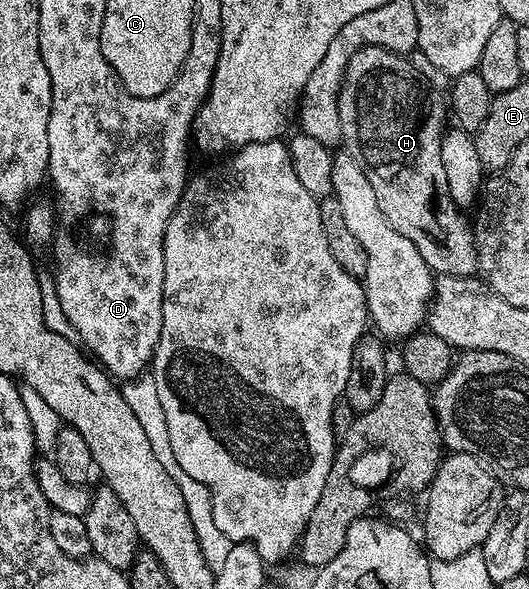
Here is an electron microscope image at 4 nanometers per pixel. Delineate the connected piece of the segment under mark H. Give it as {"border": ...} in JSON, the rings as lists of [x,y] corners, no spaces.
{"border":[[[364,47],[359,49],[359,53],[355,53],[355,57],[351,57],[351,61],[345,70],[345,81],[341,85],[341,97],[339,100],[339,121],[341,122],[341,137],[344,150],[352,155],[353,160],[363,169],[367,181],[371,181],[371,189],[375,189],[375,201],[379,201],[379,209],[383,209],[383,217],[387,217],[390,225],[399,233],[403,233],[403,237],[407,237],[407,241],[411,241],[411,245],[415,245],[415,249],[419,249],[423,261],[427,261],[429,270],[438,276],[454,275],[463,279],[478,274],[477,250],[475,249],[473,228],[470,220],[468,218],[465,220],[466,212],[454,204],[452,197],[446,194],[443,157],[440,156],[442,136],[447,131],[445,119],[447,123],[447,103],[442,92],[433,88],[428,80],[423,78],[412,67],[410,60],[406,56],[396,55],[382,47]]]}

